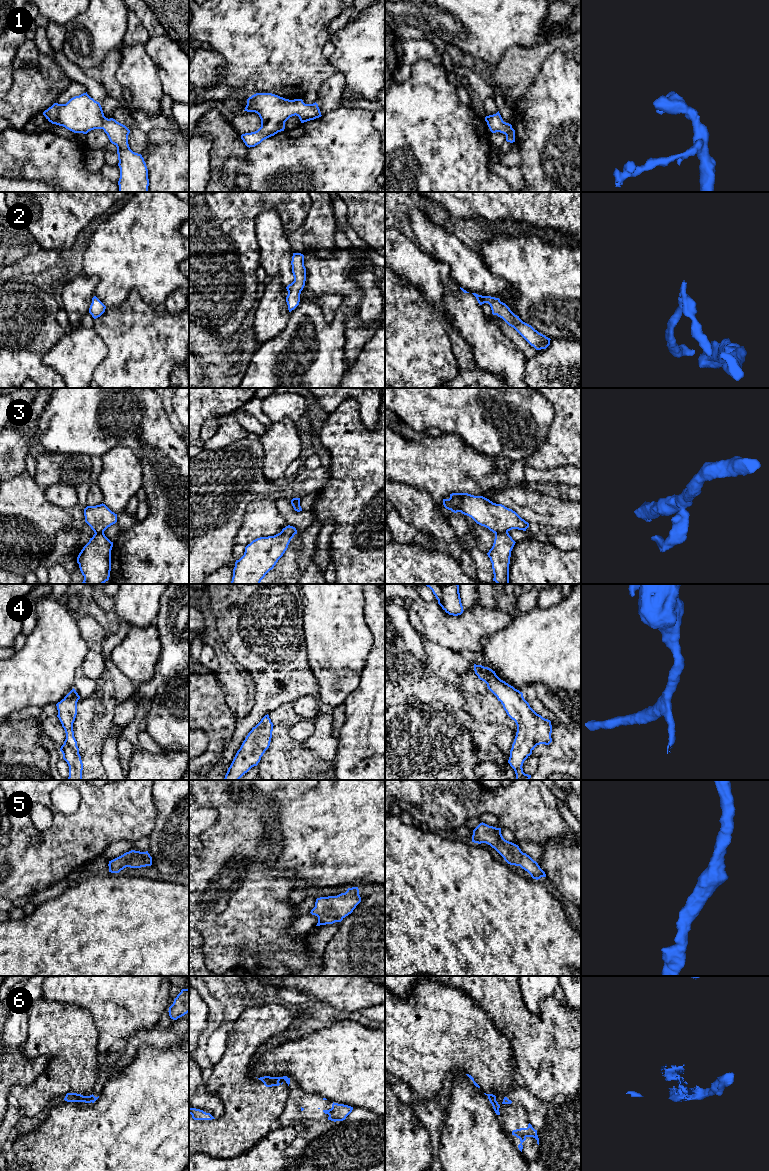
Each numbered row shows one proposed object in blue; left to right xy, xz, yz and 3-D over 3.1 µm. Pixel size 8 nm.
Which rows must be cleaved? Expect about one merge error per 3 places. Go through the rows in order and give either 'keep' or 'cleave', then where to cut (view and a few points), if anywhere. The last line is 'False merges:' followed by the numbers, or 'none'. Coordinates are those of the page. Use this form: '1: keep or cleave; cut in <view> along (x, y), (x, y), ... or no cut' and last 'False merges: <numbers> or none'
1: keep; no cut
2: keep; no cut
3: cleave; cut in yz along (507, 531), (495, 534)
4: keep; no cut
5: keep; no cut
6: cleave; cut in xy along (91, 1095), (92, 1101)
False merges: 3, 6

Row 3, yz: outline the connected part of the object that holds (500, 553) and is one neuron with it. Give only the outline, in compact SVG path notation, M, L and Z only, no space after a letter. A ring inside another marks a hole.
M508 532L495 534L495 539L492 548L487 553L492 563L492 569L495 581L497 584L509 583L509 564L511 551L515 545L515 541Z

